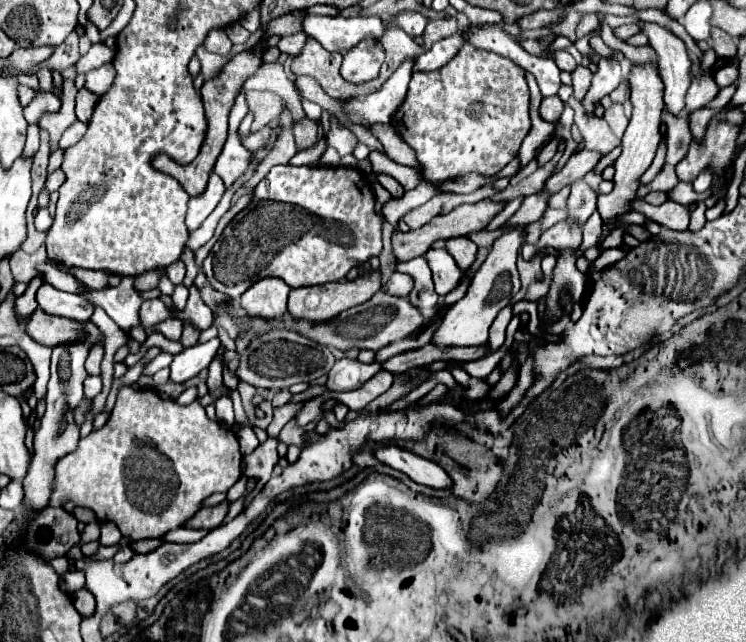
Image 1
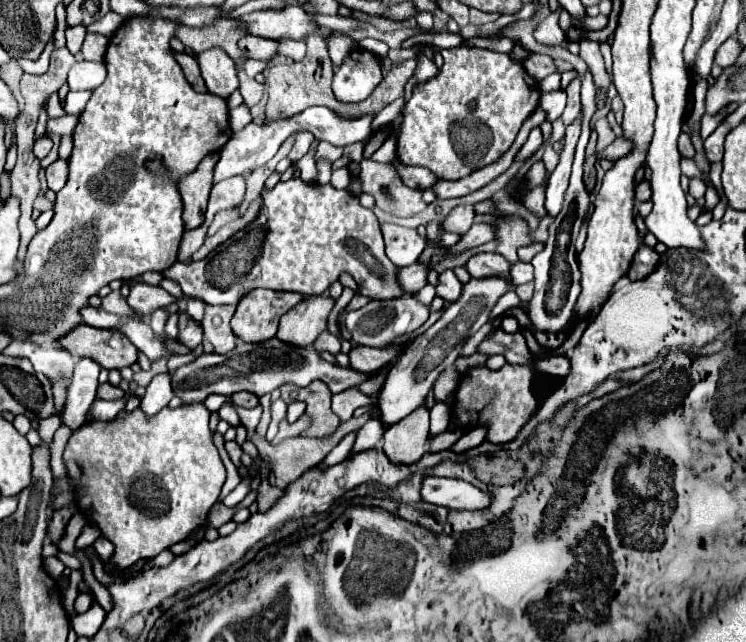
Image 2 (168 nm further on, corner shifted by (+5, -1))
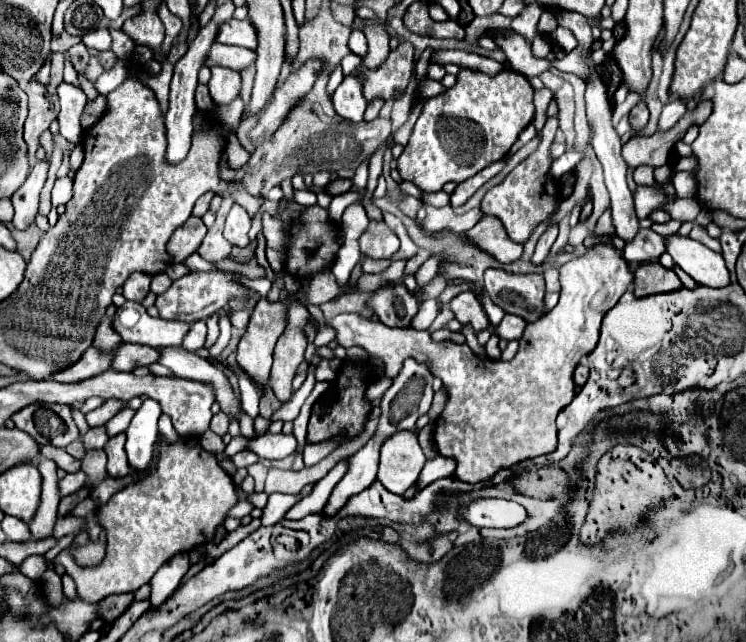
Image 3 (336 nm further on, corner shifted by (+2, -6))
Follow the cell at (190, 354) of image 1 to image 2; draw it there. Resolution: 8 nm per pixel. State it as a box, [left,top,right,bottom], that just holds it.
[140,374,172,418]

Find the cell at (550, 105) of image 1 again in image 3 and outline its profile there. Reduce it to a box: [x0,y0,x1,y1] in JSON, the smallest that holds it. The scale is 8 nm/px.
[451,159,507,207]

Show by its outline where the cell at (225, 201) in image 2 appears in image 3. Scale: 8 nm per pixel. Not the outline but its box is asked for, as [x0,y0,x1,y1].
[223,203,251,247]

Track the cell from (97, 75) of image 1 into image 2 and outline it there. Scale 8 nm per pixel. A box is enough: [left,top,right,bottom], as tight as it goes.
[68,62,106,90]

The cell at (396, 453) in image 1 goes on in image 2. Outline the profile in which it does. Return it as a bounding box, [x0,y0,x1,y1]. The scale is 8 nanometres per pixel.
[422,478,492,510]

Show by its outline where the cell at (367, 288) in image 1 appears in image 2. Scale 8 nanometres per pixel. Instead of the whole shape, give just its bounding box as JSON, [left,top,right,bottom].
[276,296,332,346]

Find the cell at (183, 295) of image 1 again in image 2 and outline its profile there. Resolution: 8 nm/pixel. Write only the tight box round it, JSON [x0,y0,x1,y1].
[186,300,204,322]

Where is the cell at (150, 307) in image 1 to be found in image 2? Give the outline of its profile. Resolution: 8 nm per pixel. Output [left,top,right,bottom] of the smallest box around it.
[126,280,176,316]

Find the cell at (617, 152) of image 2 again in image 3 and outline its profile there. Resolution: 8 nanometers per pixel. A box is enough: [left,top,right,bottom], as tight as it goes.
[623,101,711,169]

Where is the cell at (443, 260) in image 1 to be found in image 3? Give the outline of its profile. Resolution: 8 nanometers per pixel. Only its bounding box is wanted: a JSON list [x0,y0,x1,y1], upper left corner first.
[449,289,489,333]

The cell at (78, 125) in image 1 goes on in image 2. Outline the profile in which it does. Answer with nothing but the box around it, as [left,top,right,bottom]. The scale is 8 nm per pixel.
[32,136,52,160]

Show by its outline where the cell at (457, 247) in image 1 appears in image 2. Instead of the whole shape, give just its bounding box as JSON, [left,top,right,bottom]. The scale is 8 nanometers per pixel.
[466,254,512,282]

